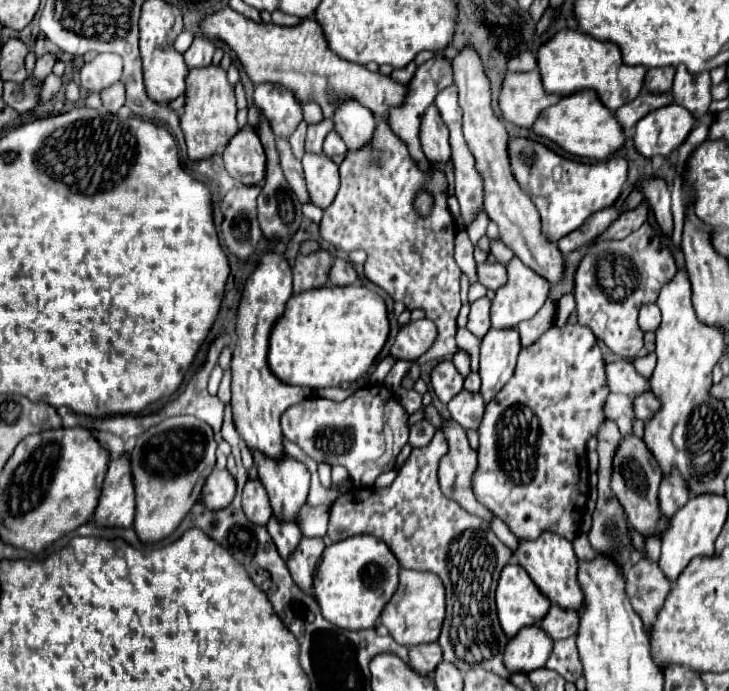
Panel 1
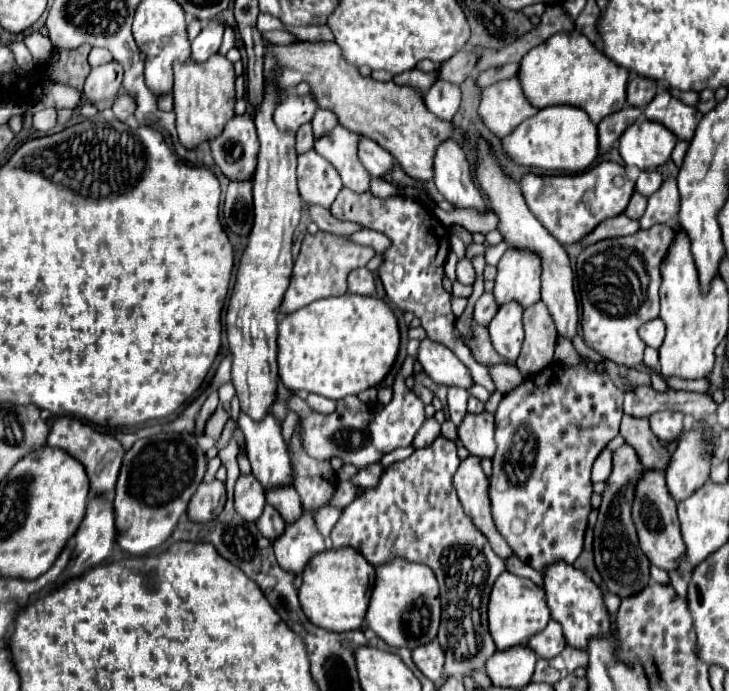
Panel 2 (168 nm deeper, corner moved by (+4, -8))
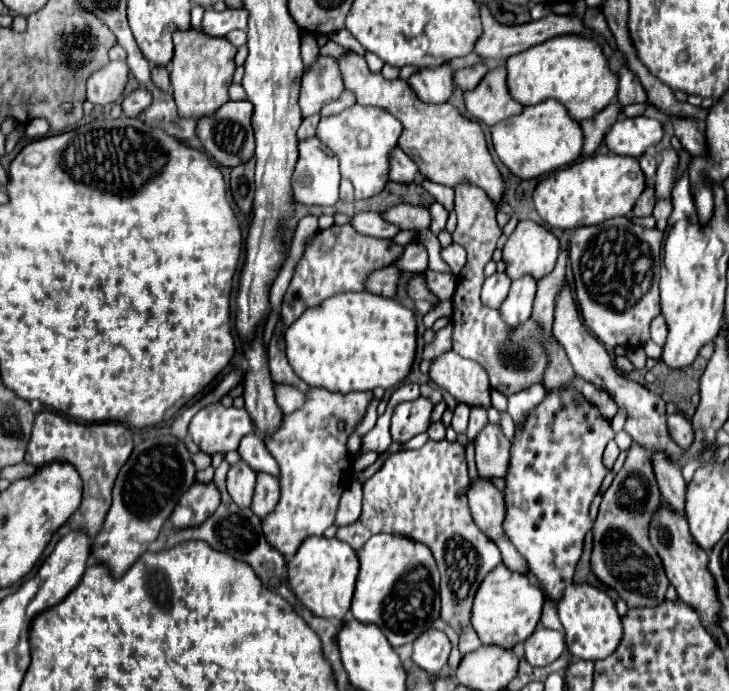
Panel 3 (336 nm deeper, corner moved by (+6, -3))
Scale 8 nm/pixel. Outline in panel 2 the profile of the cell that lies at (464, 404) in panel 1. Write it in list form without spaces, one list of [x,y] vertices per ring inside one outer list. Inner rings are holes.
[[[466,414],[462,426],[458,428],[462,444],[468,448],[472,456],[478,458],[494,458],[496,442],[494,442],[494,414]]]

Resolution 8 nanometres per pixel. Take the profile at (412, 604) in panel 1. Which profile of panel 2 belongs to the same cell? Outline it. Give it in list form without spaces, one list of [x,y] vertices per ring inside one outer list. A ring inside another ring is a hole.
[[[392,558],[390,562],[376,566],[376,580],[364,624],[392,648],[414,650],[416,646],[432,642],[440,626],[440,594],[430,566],[406,558]]]

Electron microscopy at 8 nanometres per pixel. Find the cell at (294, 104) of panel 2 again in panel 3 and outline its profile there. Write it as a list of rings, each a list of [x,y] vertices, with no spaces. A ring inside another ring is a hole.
[[[318,57],[312,65],[312,71],[304,75],[304,83],[300,89],[298,105],[302,117],[310,117],[320,113],[324,105],[336,101],[344,91],[338,63],[334,57]]]

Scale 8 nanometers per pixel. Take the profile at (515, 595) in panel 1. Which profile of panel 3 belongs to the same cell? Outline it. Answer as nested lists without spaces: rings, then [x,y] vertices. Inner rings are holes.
[[[498,565],[488,573],[484,583],[476,591],[472,607],[472,627],[484,645],[500,645],[512,649],[516,643],[526,641],[534,633],[542,615],[542,607],[544,595],[540,587],[528,579],[528,575],[510,571],[506,565]]]

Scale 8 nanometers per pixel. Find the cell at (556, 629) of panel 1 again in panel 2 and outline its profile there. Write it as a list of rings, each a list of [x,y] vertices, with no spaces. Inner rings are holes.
[[[550,620],[546,630],[542,630],[542,634],[534,634],[534,638],[528,640],[528,646],[536,652],[538,658],[558,656],[566,648],[566,640],[560,624],[556,620]]]

